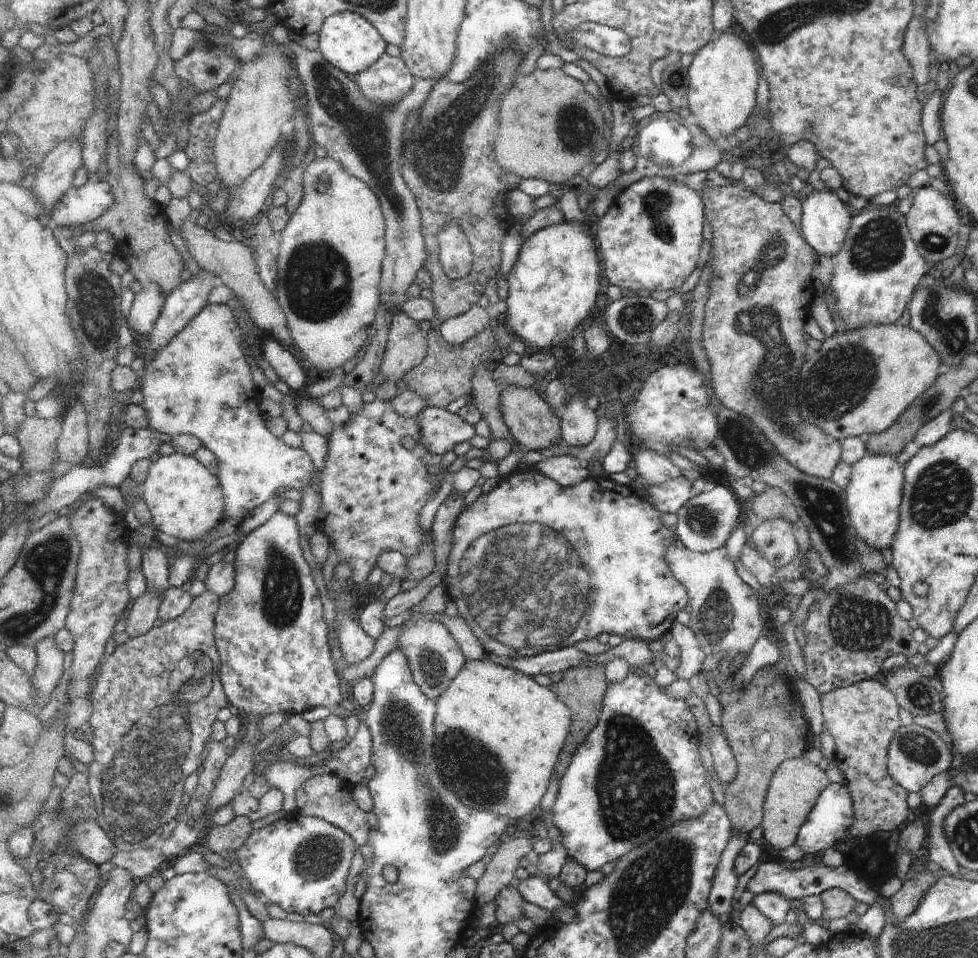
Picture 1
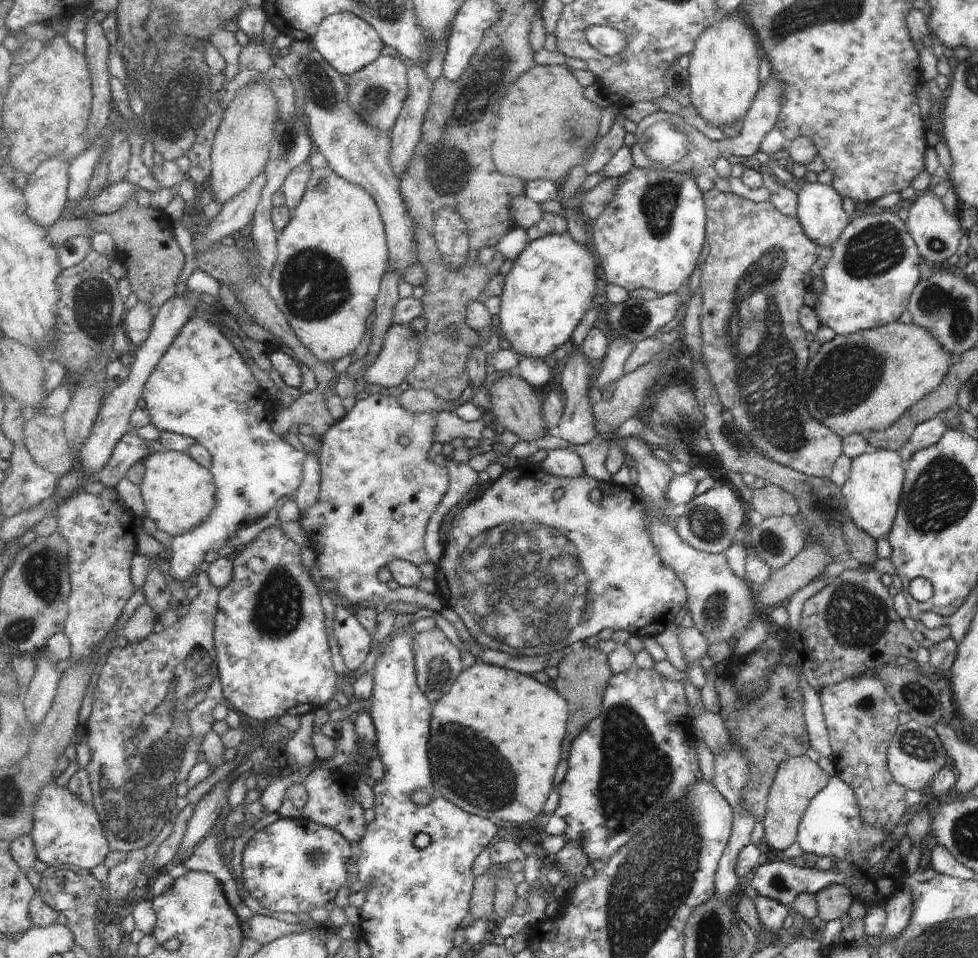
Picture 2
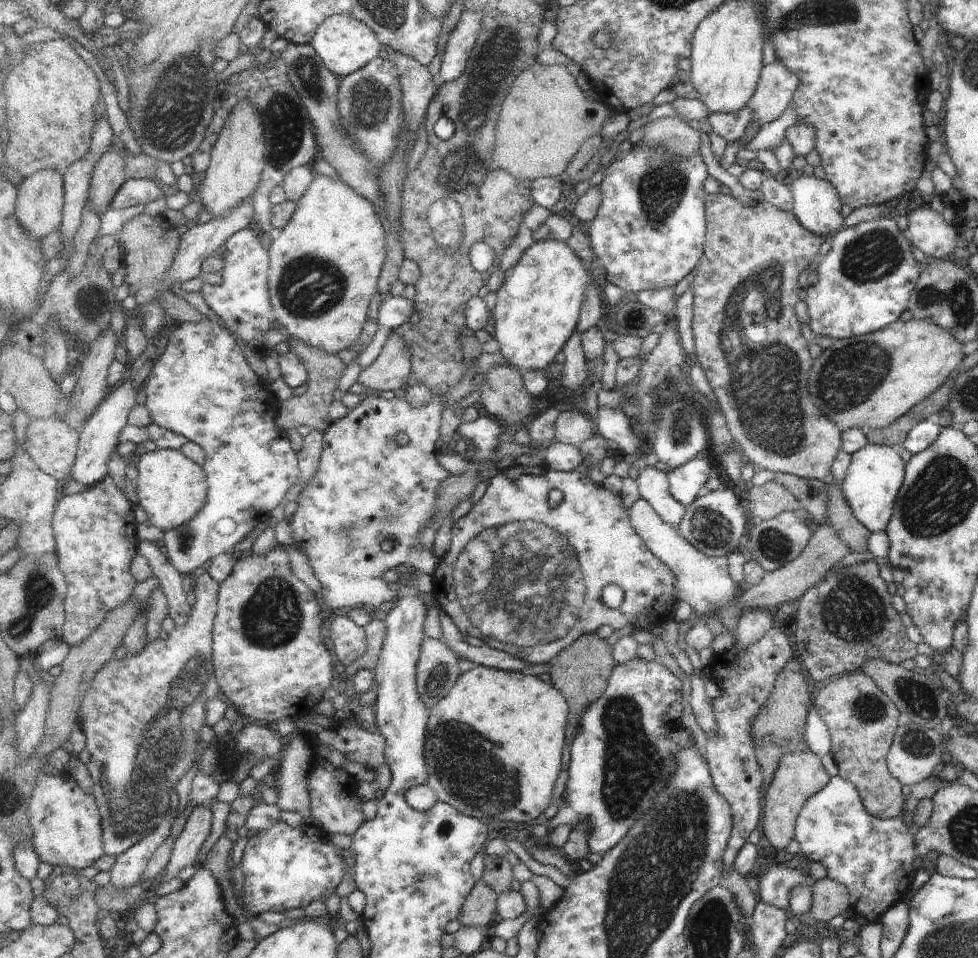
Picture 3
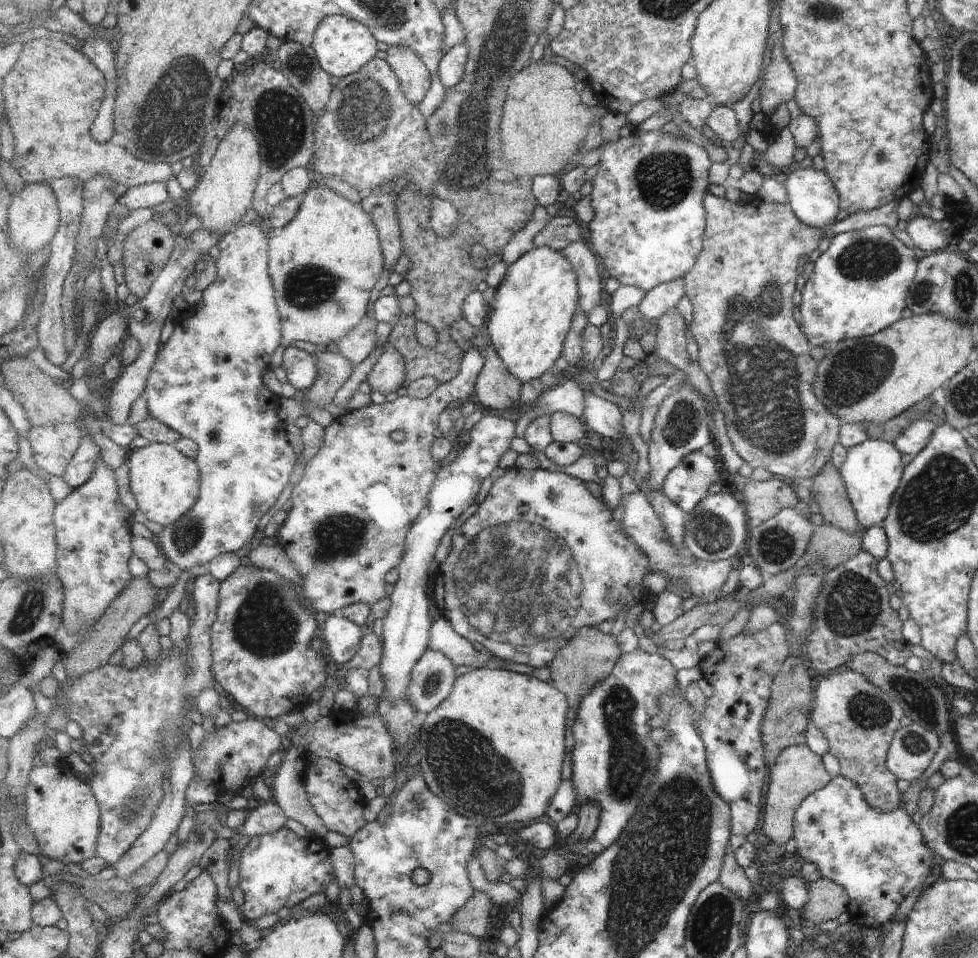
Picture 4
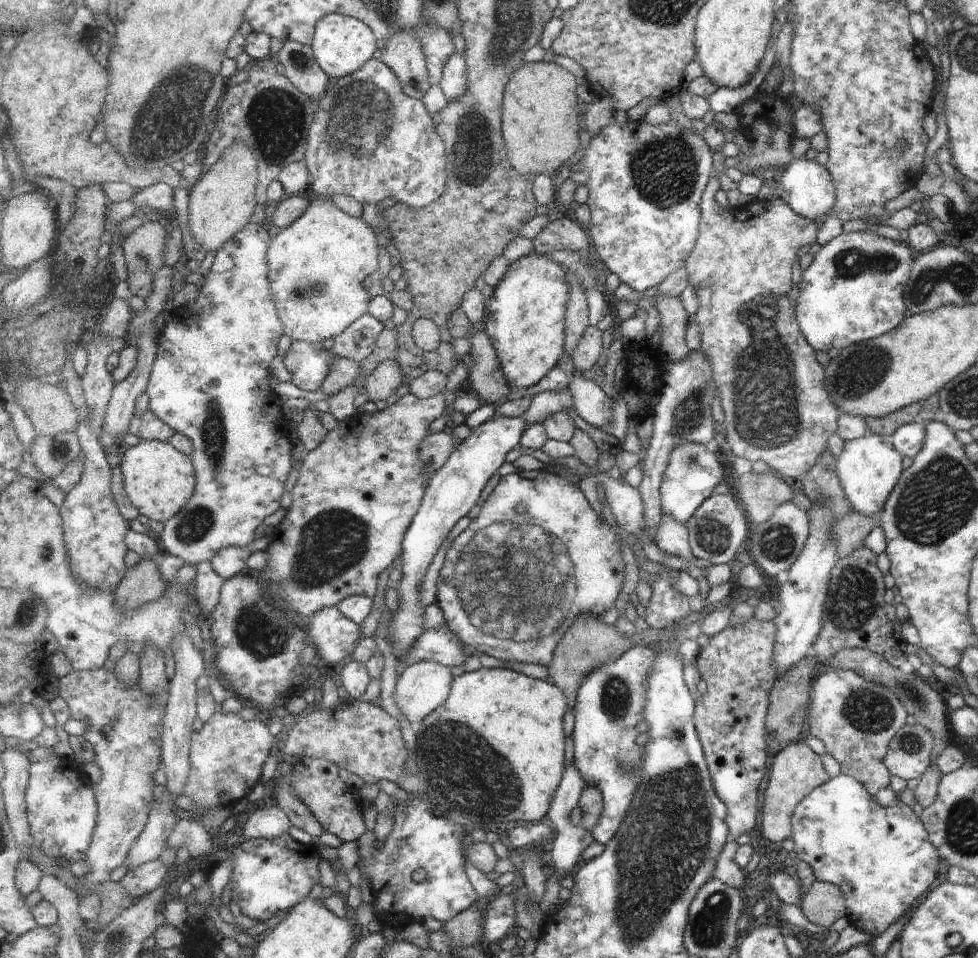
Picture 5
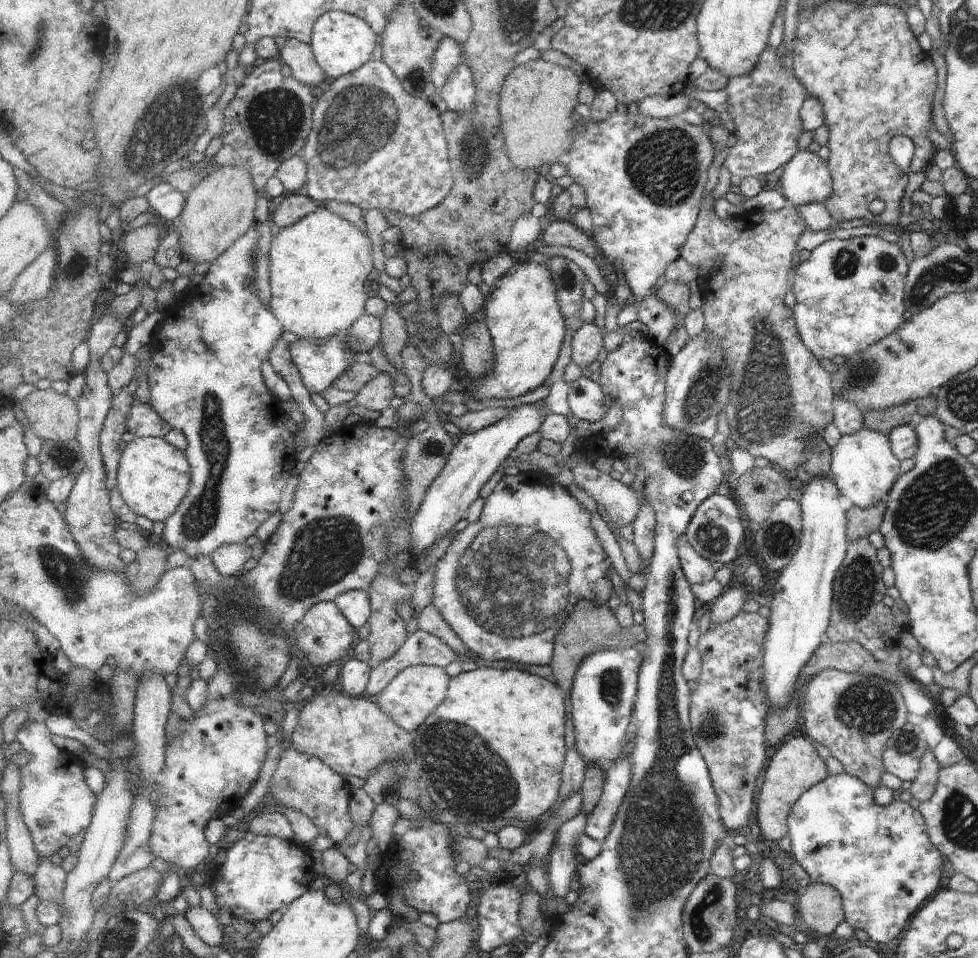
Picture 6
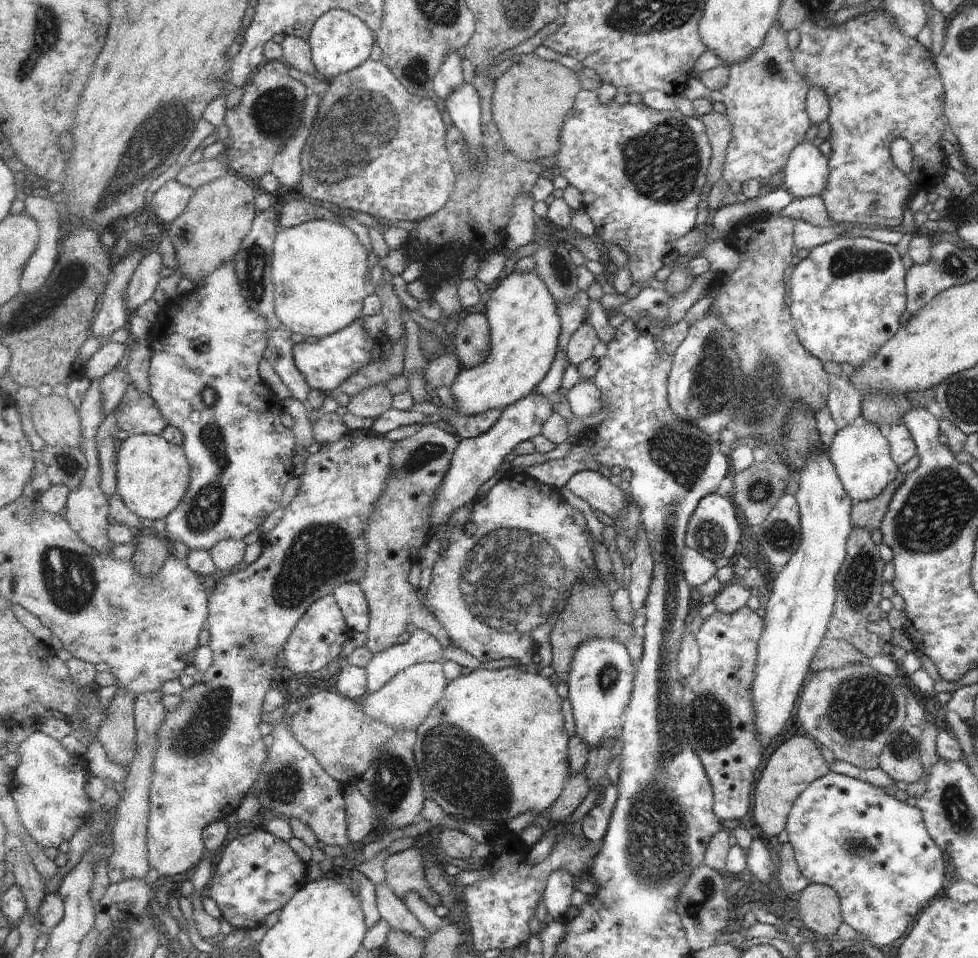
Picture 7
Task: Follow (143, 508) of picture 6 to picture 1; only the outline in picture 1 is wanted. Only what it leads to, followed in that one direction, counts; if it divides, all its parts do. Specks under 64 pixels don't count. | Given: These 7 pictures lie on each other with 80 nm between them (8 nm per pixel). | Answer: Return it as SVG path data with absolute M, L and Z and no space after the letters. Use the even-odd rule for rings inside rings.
M176 452L168 457L159 456L155 458L141 491L155 528L174 536L178 540L196 541L200 537L205 537L206 533L213 532L215 527L221 524L225 516L226 502L224 488L221 486L219 478L211 474L197 460L197 457L182 455Z

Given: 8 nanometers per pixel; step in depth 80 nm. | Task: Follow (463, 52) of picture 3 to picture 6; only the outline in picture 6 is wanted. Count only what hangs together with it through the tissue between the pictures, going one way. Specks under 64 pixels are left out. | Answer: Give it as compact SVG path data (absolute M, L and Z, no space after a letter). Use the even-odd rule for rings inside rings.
M461 63L439 91L451 111L472 111L476 99L476 86L472 70Z

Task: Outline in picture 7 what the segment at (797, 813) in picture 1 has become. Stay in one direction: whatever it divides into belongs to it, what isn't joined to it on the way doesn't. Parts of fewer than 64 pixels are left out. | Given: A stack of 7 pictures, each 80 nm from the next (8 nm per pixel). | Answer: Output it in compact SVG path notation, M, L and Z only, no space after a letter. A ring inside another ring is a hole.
M804 733L785 740L777 746L767 758L753 793L751 816L763 834L777 836L779 832L783 832L792 804L799 798L800 792L814 780L825 776L828 771L829 766L821 756L819 746Z

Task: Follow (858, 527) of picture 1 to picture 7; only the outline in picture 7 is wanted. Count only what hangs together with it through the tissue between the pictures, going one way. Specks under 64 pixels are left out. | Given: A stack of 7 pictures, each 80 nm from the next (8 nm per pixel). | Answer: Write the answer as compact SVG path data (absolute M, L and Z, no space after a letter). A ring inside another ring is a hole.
M857 417L852 425L838 429L826 448L828 459L851 503L866 501L879 496L883 489L899 478L898 466L891 460L884 430Z

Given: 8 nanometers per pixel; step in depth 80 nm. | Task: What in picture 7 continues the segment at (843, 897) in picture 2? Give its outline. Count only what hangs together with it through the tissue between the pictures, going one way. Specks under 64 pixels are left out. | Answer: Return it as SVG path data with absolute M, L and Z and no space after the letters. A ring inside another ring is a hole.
M809 883L803 891L798 892L795 899L798 918L803 922L803 927L821 936L836 935L842 916L837 893L830 886Z

